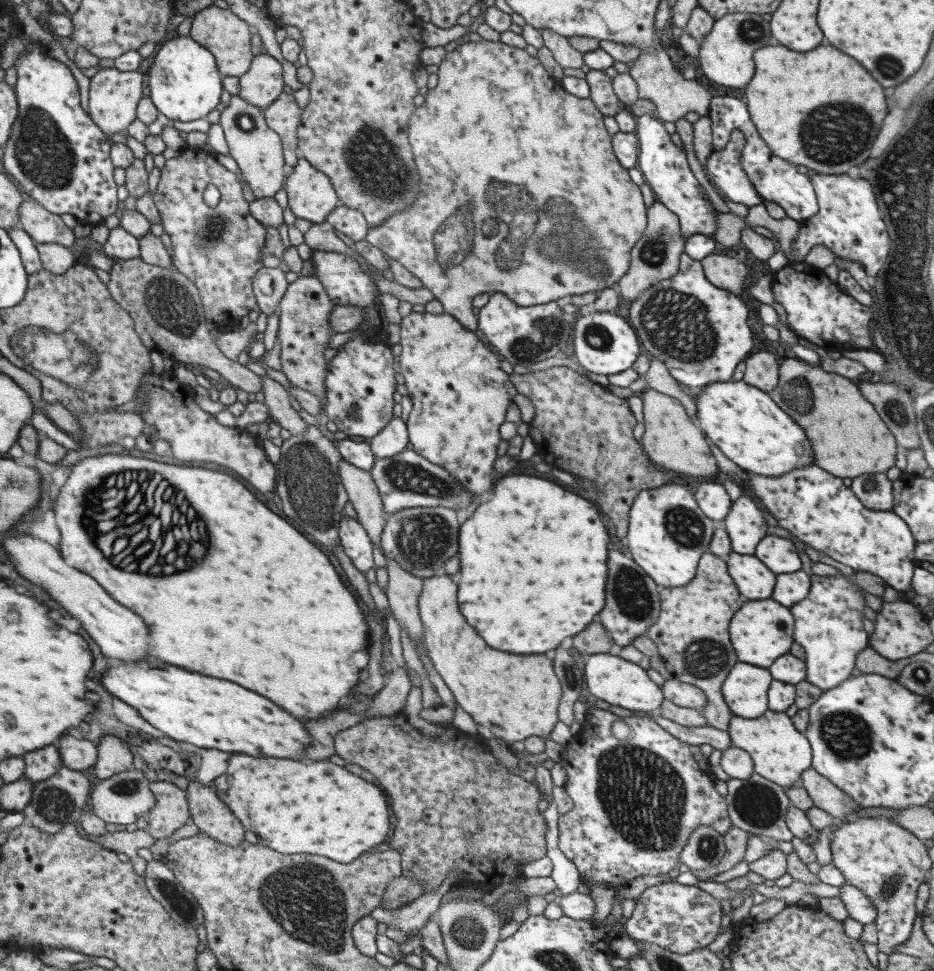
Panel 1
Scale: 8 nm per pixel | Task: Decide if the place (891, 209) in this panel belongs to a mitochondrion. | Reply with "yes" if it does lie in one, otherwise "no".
yes

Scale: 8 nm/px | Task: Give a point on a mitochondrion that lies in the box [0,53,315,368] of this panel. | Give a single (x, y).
(43, 155)

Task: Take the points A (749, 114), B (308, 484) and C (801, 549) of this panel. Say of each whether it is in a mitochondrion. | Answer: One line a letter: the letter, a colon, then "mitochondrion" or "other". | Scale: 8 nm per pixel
A: other
B: mitochondrion
C: other

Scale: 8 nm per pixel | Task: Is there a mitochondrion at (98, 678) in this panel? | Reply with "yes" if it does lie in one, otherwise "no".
no

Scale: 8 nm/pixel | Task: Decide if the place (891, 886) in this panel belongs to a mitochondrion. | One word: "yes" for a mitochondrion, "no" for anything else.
yes

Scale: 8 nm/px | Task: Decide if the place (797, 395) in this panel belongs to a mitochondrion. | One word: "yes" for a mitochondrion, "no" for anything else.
yes

